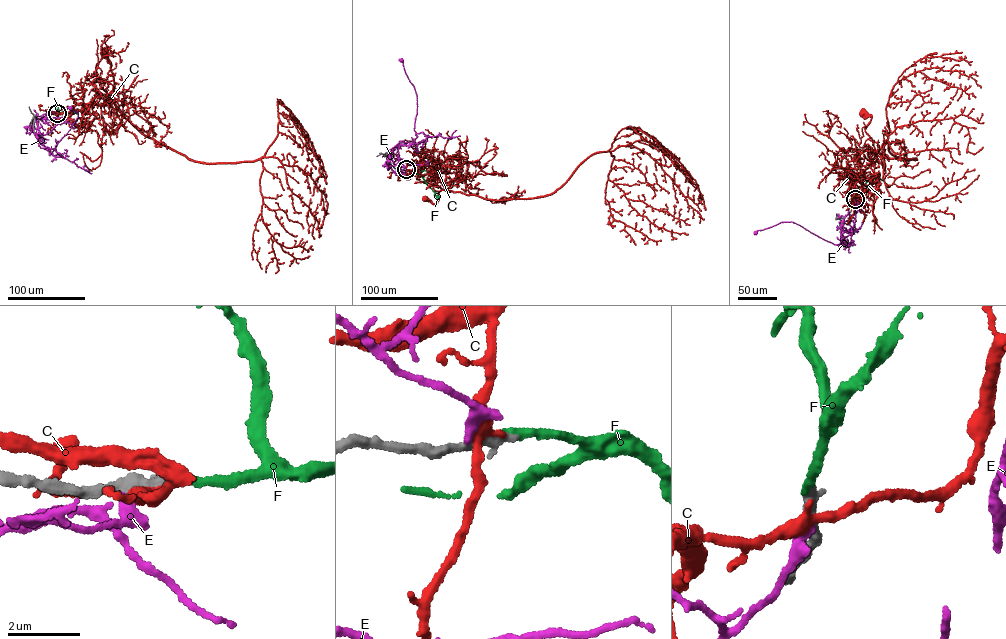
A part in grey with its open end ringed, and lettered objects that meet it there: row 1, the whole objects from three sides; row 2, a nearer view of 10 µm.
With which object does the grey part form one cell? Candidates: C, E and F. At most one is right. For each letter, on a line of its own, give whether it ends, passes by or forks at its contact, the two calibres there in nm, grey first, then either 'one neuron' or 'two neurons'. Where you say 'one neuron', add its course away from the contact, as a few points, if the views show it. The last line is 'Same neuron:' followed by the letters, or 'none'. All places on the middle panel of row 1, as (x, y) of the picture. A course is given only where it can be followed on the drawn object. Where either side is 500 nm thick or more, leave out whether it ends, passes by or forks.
C: it passes by; calibres 400 and 340 nm; two neurons
E: it ends; calibres 280 and 280 nm; two neurons
F: it ends; calibres 300 and 240 nm; one neuron; course (406, 169), (421, 176), (436, 197)
Same neuron: F

